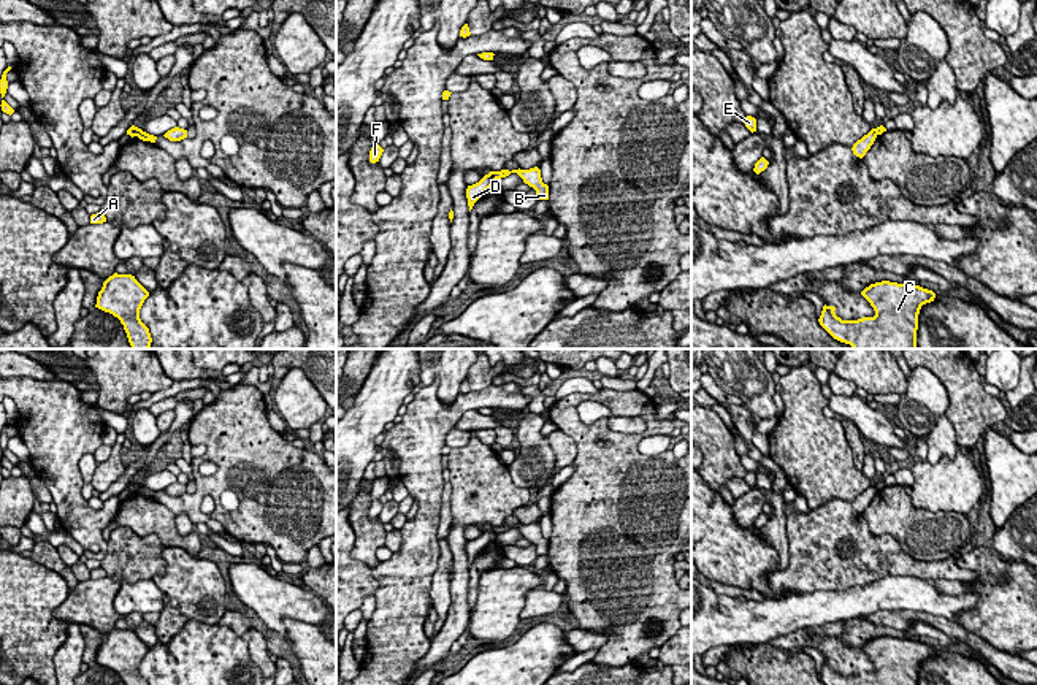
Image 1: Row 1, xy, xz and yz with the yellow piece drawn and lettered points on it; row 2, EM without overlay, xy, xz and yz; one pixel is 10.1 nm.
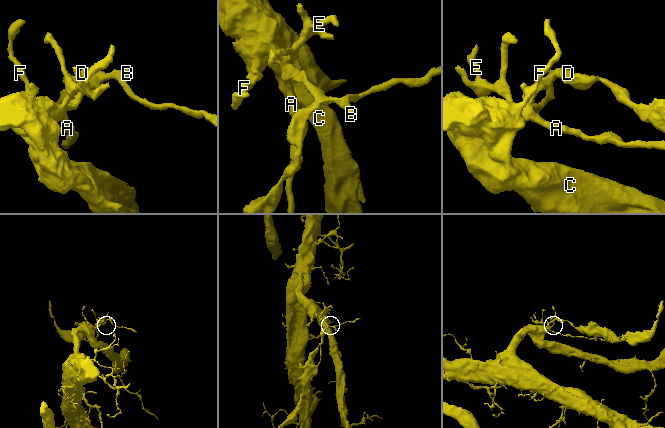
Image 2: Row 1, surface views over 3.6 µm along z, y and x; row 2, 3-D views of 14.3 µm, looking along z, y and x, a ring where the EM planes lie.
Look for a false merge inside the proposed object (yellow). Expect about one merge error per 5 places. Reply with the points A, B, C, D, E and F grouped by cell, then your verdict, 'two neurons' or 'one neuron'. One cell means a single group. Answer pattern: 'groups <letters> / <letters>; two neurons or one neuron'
groups A B C E F / D; two neurons

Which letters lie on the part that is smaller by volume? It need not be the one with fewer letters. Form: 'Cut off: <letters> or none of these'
Cut off: D

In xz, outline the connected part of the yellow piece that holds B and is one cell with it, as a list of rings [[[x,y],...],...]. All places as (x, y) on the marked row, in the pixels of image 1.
[[[538,166],[530,168],[530,170],[501,170],[501,171],[490,171],[488,174],[495,179],[501,179],[509,176],[511,173],[517,173],[525,184],[533,187],[536,190],[536,198],[538,200],[549,200],[549,186],[542,182],[541,178],[541,170]]]

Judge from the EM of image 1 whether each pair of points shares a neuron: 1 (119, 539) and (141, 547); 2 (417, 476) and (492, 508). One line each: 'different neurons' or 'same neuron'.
1: same neuron
2: different neurons

